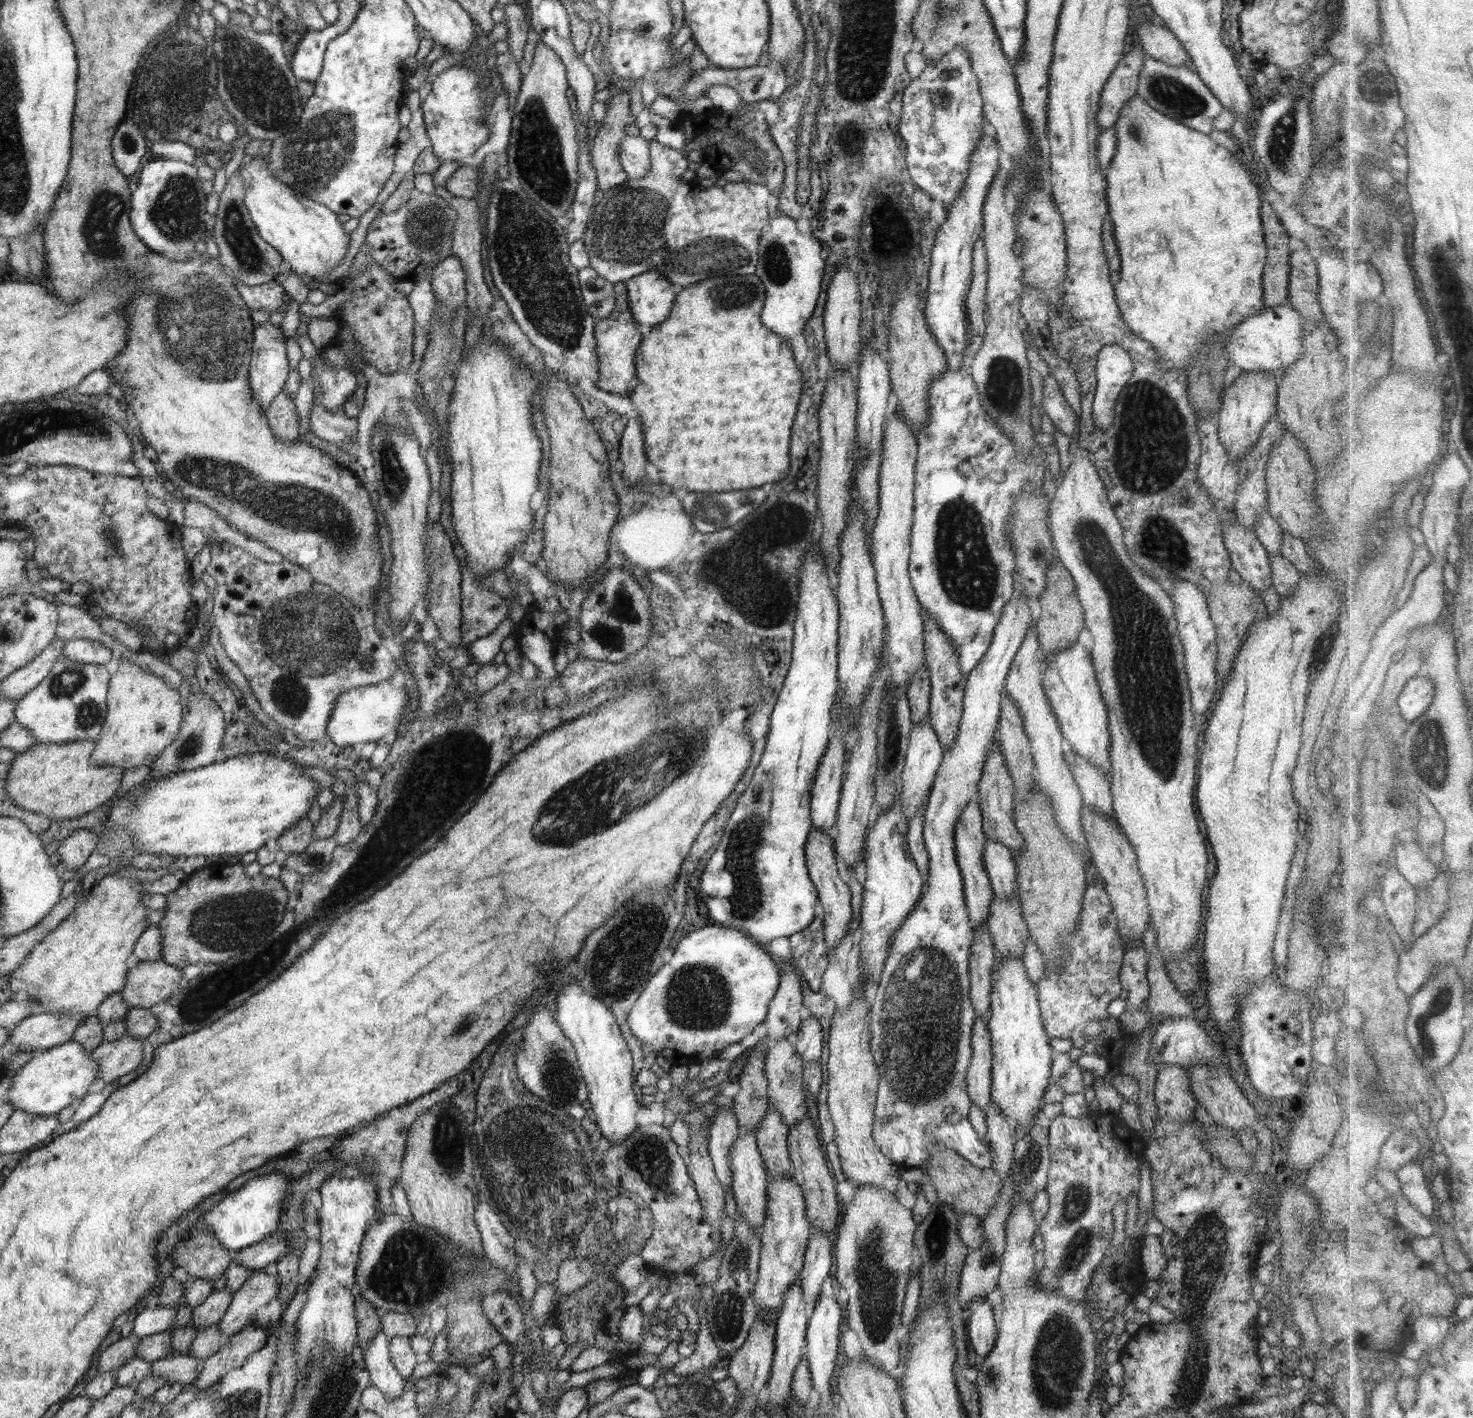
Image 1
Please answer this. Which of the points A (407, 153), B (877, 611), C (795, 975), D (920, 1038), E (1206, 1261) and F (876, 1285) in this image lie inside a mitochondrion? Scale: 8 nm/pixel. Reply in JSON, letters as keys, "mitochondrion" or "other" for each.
{"A":"other","B":"other","C":"other","D":"mitochondrion","E":"mitochondrion","F":"mitochondrion"}

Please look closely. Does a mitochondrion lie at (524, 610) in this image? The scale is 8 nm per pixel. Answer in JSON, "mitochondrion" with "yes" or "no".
{"mitochondrion":"no"}

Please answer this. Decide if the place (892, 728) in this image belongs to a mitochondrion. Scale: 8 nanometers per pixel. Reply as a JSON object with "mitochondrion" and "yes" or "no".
{"mitochondrion":"yes"}

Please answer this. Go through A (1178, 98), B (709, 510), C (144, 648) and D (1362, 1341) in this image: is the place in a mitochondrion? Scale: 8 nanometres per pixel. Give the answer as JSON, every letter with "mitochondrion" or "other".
{"A":"mitochondrion","B":"mitochondrion","C":"other","D":"other"}

